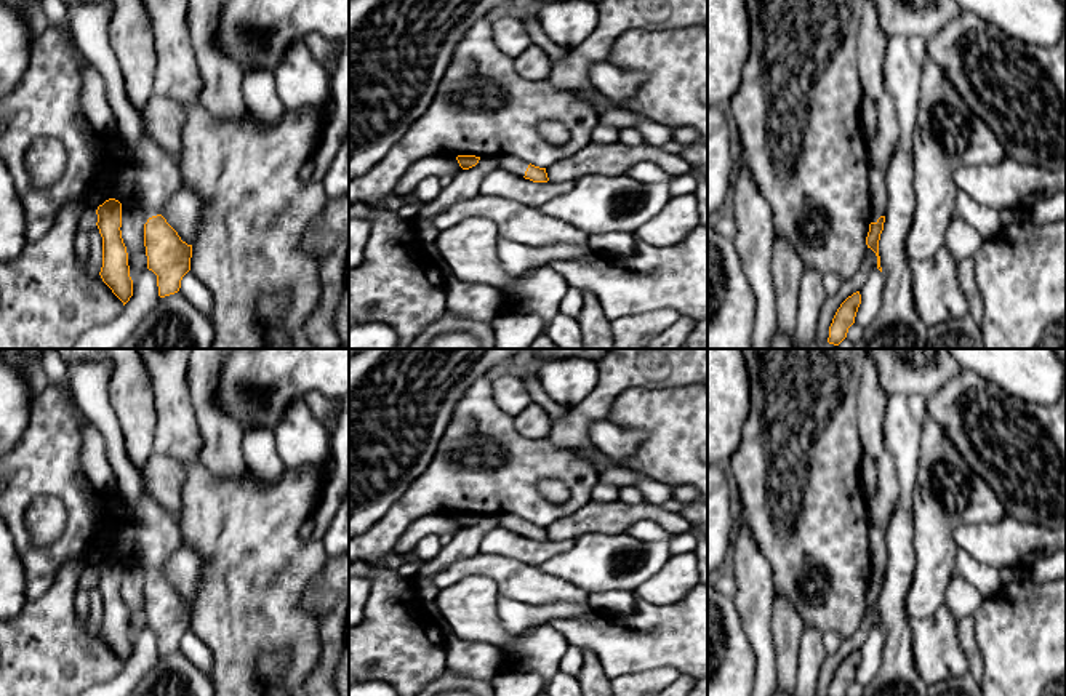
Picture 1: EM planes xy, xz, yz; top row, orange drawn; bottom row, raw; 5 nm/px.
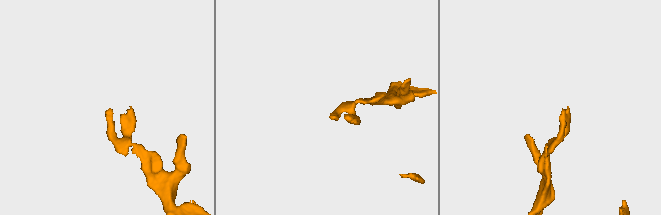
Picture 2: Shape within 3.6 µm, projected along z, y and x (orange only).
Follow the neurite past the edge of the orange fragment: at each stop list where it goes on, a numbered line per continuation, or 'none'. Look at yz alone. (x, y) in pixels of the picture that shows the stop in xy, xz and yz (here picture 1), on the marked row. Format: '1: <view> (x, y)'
1: yz (871, 40)

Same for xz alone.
1: xz (508, 162)

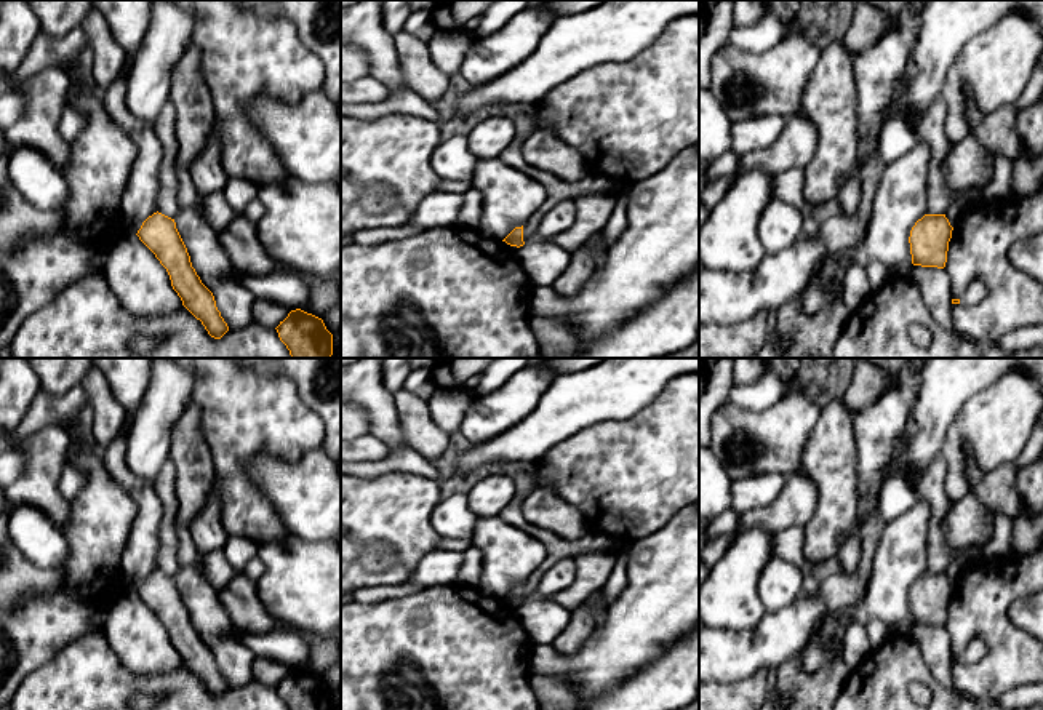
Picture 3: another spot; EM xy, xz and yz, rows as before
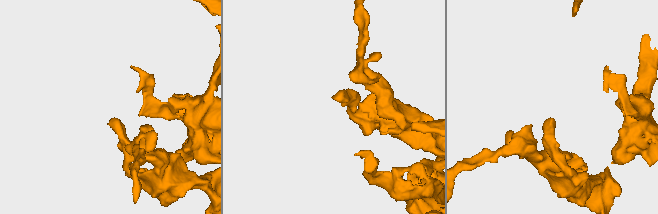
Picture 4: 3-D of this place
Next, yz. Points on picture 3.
none

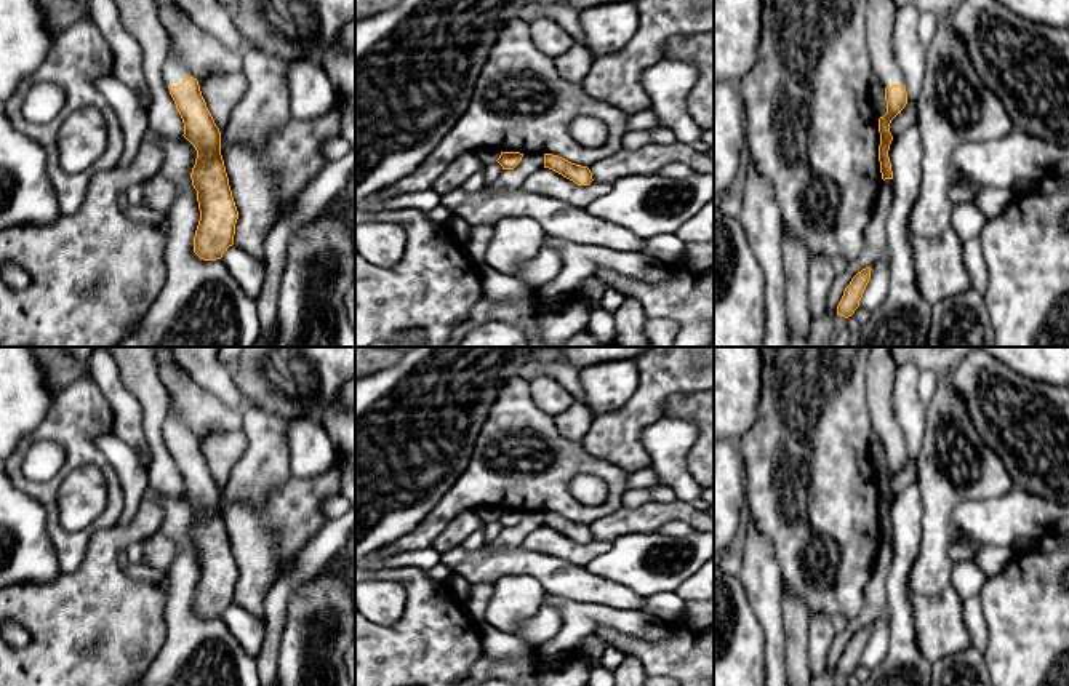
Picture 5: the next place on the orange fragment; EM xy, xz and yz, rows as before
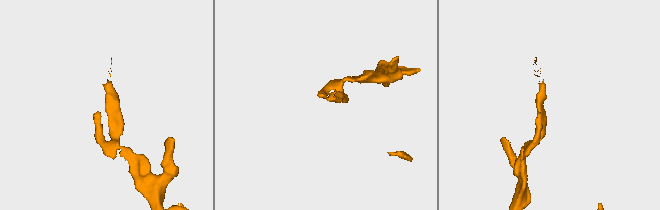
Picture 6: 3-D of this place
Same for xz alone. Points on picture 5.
none

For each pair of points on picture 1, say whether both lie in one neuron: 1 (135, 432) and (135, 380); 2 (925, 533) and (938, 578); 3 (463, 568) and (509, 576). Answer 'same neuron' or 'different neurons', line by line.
1: same neuron
2: same neuron
3: same neuron

